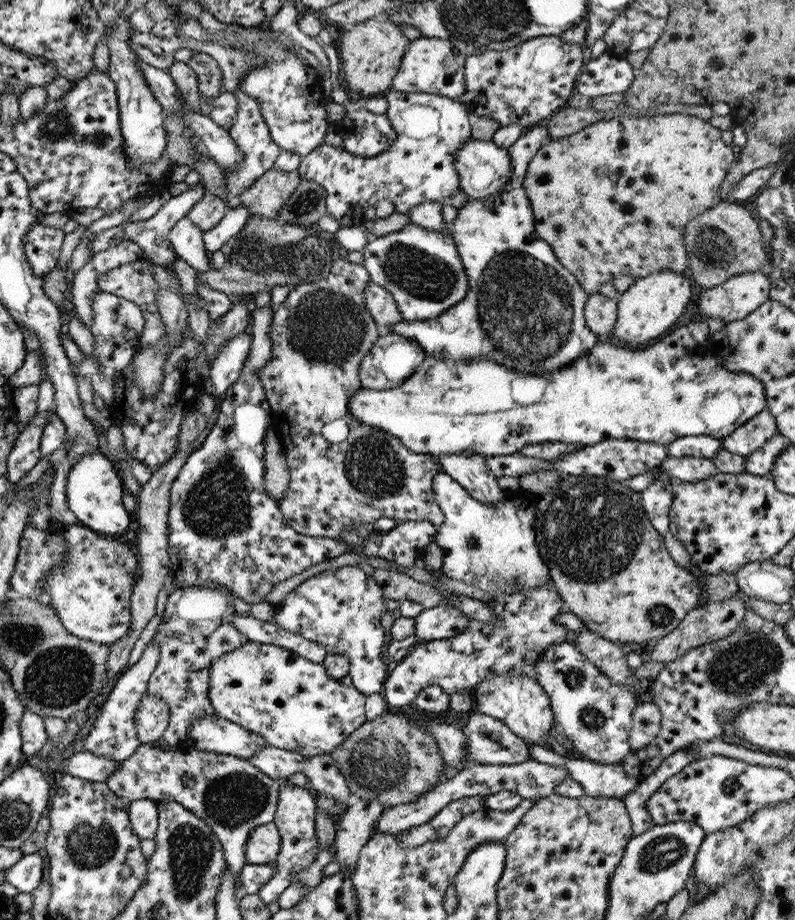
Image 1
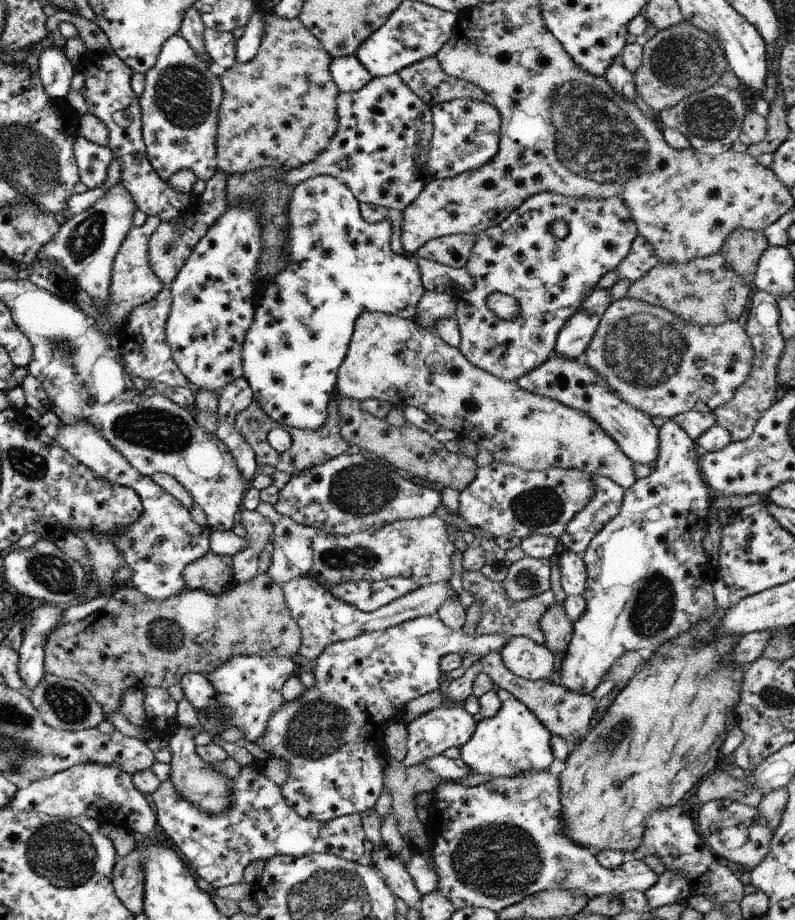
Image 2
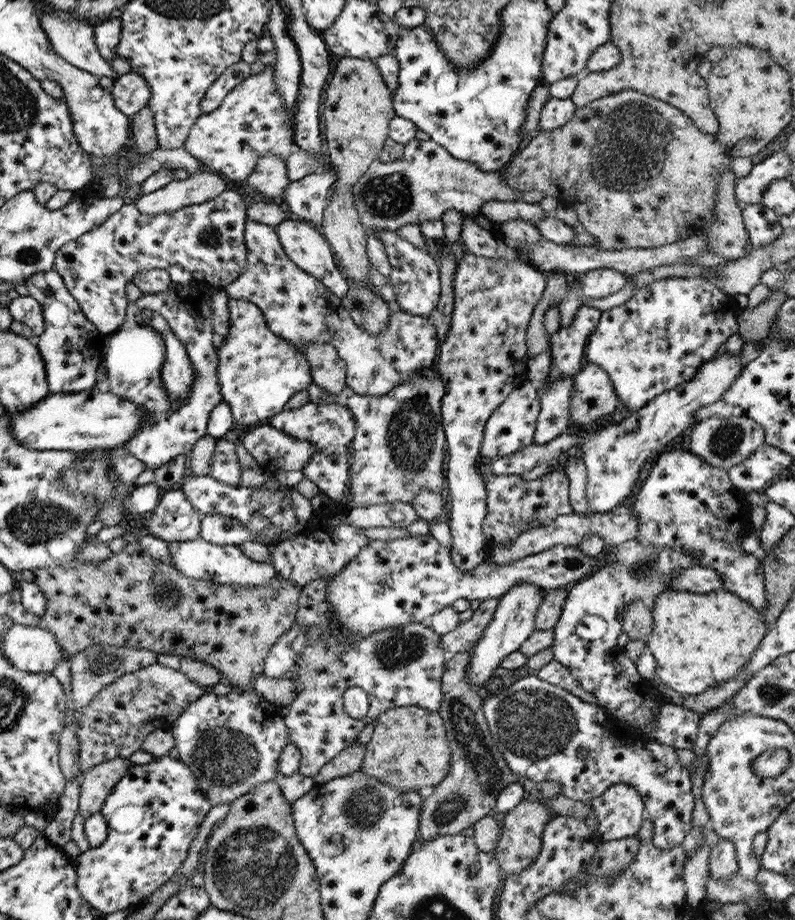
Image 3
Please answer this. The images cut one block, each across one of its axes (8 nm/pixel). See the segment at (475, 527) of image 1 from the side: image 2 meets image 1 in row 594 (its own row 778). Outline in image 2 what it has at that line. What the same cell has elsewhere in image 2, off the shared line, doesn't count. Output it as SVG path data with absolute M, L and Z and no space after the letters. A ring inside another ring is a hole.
M497 688L501 705L498 712L490 718L482 719L476 723L473 737L459 750L461 759L476 773L488 774L492 779L498 777L511 777L528 771L549 770L555 759L551 747L551 732L540 722L540 719L531 711L531 706L518 700L510 691Z

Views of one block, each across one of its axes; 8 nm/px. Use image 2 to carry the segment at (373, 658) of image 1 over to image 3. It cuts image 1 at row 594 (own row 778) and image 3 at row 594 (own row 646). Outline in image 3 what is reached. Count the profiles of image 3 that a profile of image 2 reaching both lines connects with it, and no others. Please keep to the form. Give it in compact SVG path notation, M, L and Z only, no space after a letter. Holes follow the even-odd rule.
M431 534L412 535L407 538L393 539L388 541L368 540L361 552L352 560L347 567L336 576L333 576L327 584L326 600L329 604L330 629L340 629L342 636L338 643L348 643L357 646L360 639L376 635L387 629L405 628L409 623L424 623L444 607L459 598L474 599L499 599L509 588L518 583L532 583L544 589L554 589L560 586L571 586L600 570L603 557L588 558L582 556L579 547L554 545L536 555L531 555L512 563L494 565L483 562L470 571L460 571L452 563L452 554L449 548L436 541Z

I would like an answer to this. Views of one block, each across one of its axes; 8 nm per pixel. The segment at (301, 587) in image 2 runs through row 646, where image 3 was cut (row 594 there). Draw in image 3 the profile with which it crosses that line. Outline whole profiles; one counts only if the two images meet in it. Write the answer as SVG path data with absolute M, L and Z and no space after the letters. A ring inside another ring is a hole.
M336 575L320 577L300 591L299 609L297 612L295 627L302 632L306 632L308 642L301 649L301 658L297 662L297 675L294 680L297 682L297 695L293 696L293 701L286 708L284 722L288 729L289 740L294 743L301 752L301 761L299 772L308 778L316 777L316 774L332 760L339 752L352 746L357 742L362 729L387 710L396 707L416 706L428 710L438 711L442 700L441 678L444 672L444 658L446 650L443 650L439 644L442 644L442 635L434 632L427 622L409 623L405 628L387 629L378 632L376 635L364 637L358 641L357 646L348 645L348 643L338 643L338 638L342 636L342 631L330 629L329 604L326 600L327 584L329 580ZM328 640L329 646L325 646ZM340 645L343 648L341 654L335 652L335 646ZM352 686L359 686L368 694L369 709L364 720L356 720L345 713L343 696L346 690Z

